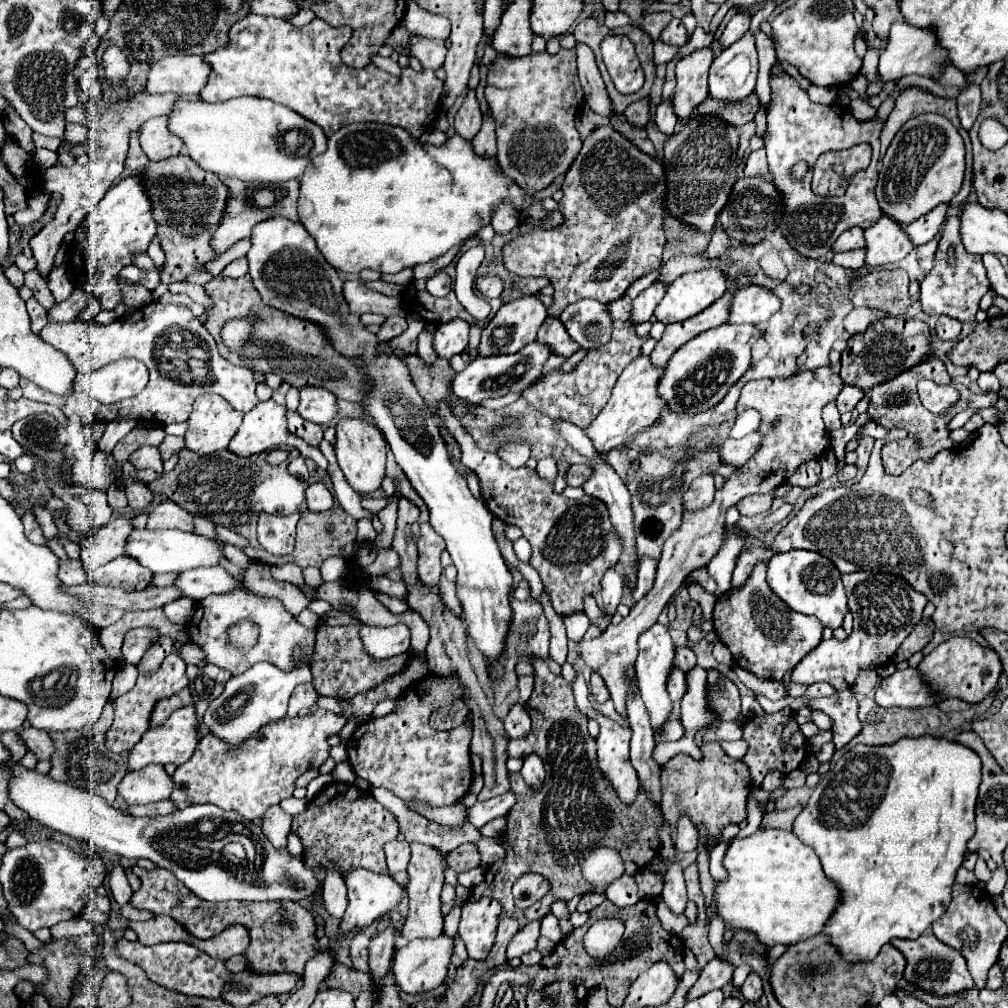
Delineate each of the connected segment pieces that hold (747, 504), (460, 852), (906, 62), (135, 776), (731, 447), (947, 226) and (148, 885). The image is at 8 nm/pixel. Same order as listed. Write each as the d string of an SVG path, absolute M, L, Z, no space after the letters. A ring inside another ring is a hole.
M748 495L742 501L738 501L738 511L742 515L756 515L756 513L764 513L768 511L772 505L772 497L770 495Z
M462 843L460 847L456 847L454 851L448 853L448 865L456 873L464 873L464 871L470 871L474 867L480 867L478 845L476 843Z
M894 23L890 29L890 37L888 37L888 45L886 51L880 55L880 67L878 67L880 79L882 83L886 81L896 81L904 75L924 75L934 79L938 85L952 87L956 85L958 89L966 87L966 75L962 75L962 71L954 65L950 65L948 61L948 51L944 47L940 47L938 39L936 39L936 31L932 27L914 27L910 23Z
M148 765L140 771L128 771L118 785L118 795L128 805L142 805L168 799L172 791L174 779L164 771L162 765Z
M754 431L742 439L726 439L722 449L720 449L720 457L724 463L730 465L738 465L742 467L762 445L762 433Z
M950 215L942 227L942 239L940 239L940 245L936 251L936 265L920 283L922 311L928 315L948 315L952 319L958 319L960 323L974 323L976 313L978 313L978 303L988 291L990 291L990 283L986 277L986 269L982 265L982 257L972 255L964 249L962 239L960 239L960 219ZM950 245L954 245L954 249L956 249L954 267L950 267L946 261L946 251Z
M138 865L132 867L132 873L140 877L142 887L132 895L130 903L136 909L148 909L156 915L168 915L176 919L180 925L190 931L190 935L198 939L208 939L230 927L232 923L240 923L250 933L250 947L244 953L248 961L248 969L252 973L272 973L272 971L294 971L302 975L306 961L324 951L316 941L316 923L308 909L300 907L294 901L222 901L212 903L196 897L184 883L180 883L172 873L166 869L146 871ZM168 877L168 879L166 879Z

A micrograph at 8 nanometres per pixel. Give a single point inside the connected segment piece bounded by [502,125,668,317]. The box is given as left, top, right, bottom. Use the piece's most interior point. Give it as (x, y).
(614, 205)

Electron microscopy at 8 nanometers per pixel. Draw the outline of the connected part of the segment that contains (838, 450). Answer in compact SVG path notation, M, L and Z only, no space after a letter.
M860 413L860 415L858 415L858 419L856 419L854 423L848 423L846 427L840 427L838 431L834 431L834 433L830 435L830 441L832 441L832 451L836 453L838 461L844 461L846 443L848 443L852 437L856 437L856 433L860 431L860 427L862 427L864 423L868 423L868 421L870 421L868 413Z

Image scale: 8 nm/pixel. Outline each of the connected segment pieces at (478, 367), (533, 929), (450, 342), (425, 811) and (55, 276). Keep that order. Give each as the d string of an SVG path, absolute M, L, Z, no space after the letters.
M532 341L524 345L518 353L512 355L490 355L478 357L464 371L460 371L452 381L452 393L468 403L480 403L486 399L504 397L508 393L522 393L528 385L532 385L540 375L544 363L554 355L554 351L540 341Z
M534 921L534 923L528 923L524 925L508 943L506 947L506 957L512 959L516 957L516 953L526 953L530 949L536 947L536 939L540 937L540 921Z
M462 319L438 325L438 331L434 333L434 351L438 357L452 359L456 353L462 353L468 347L468 329L470 325Z
M456 803L450 807L416 807L416 805L408 805L412 811L424 815L430 821L436 821L440 825L448 825L448 827L458 827L468 823L468 815L466 815L466 805Z
M58 265L58 267L54 267L52 273L48 275L48 287L50 287L50 291L52 291L56 303L60 303L60 301L64 301L64 299L72 293L74 283L70 281L68 273Z

